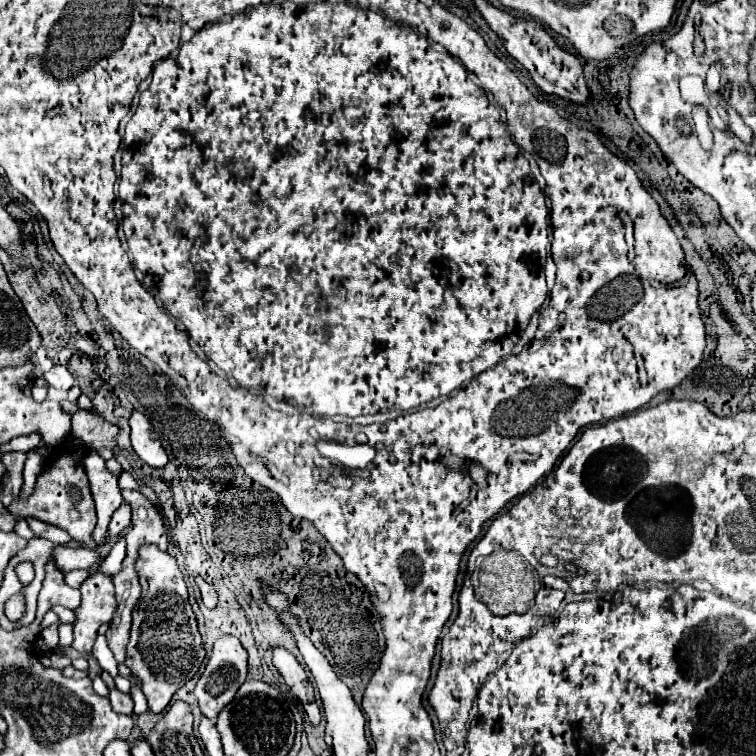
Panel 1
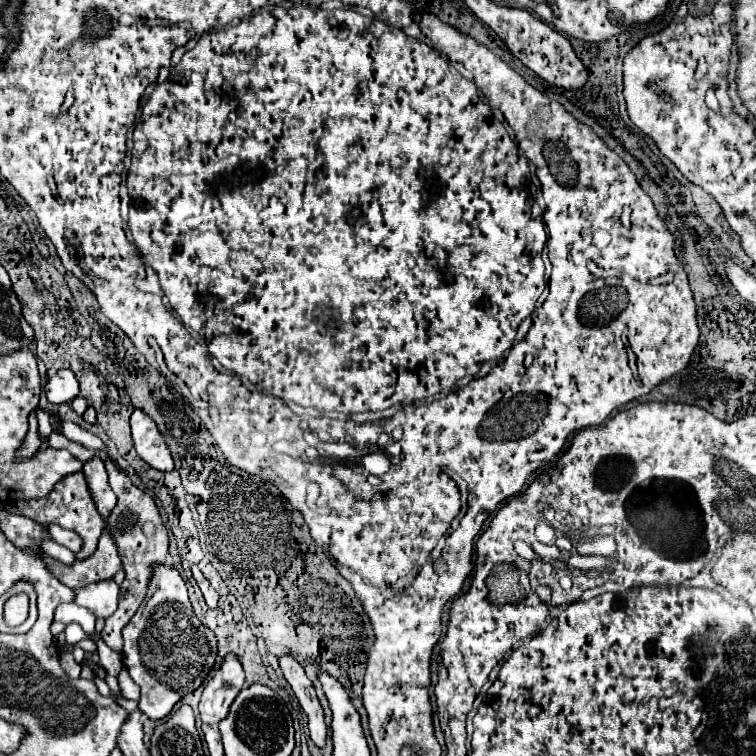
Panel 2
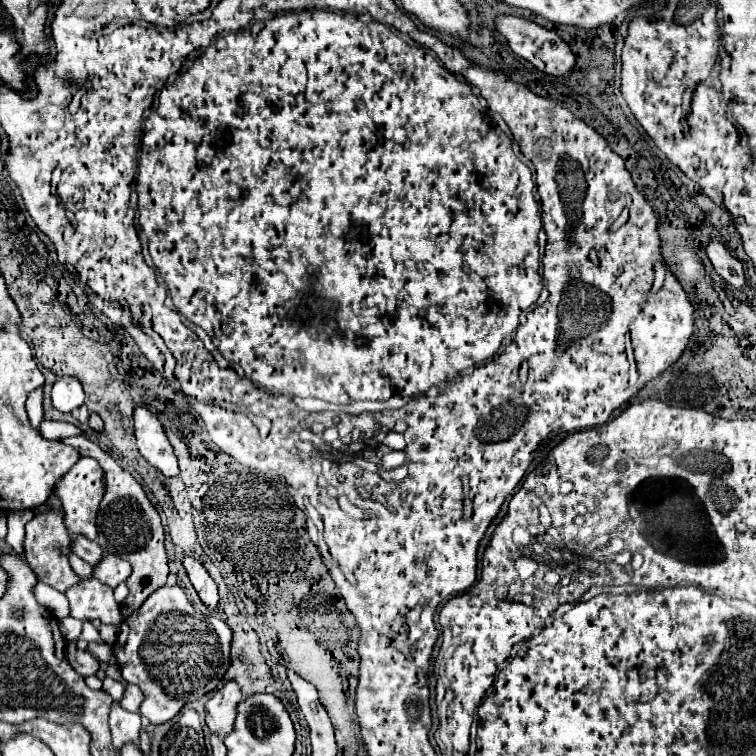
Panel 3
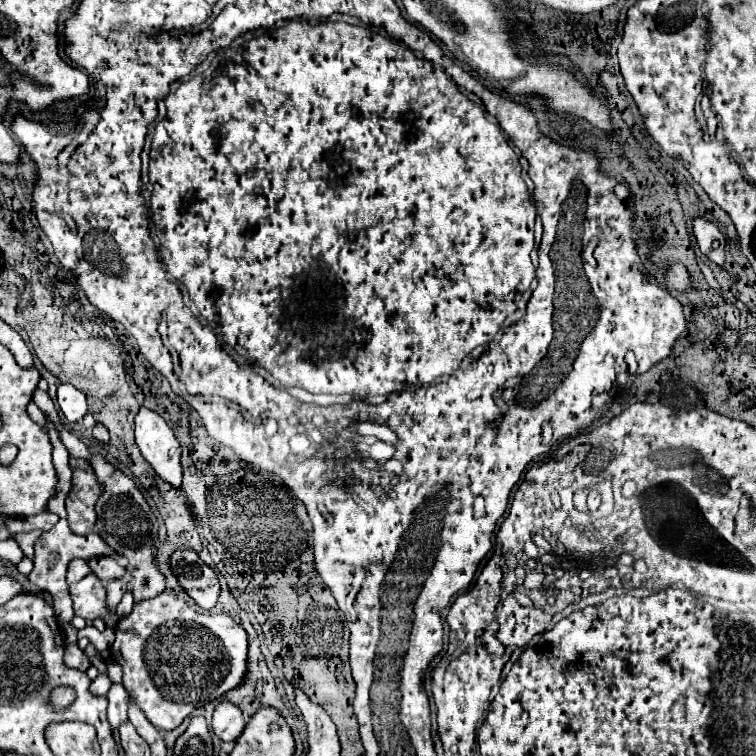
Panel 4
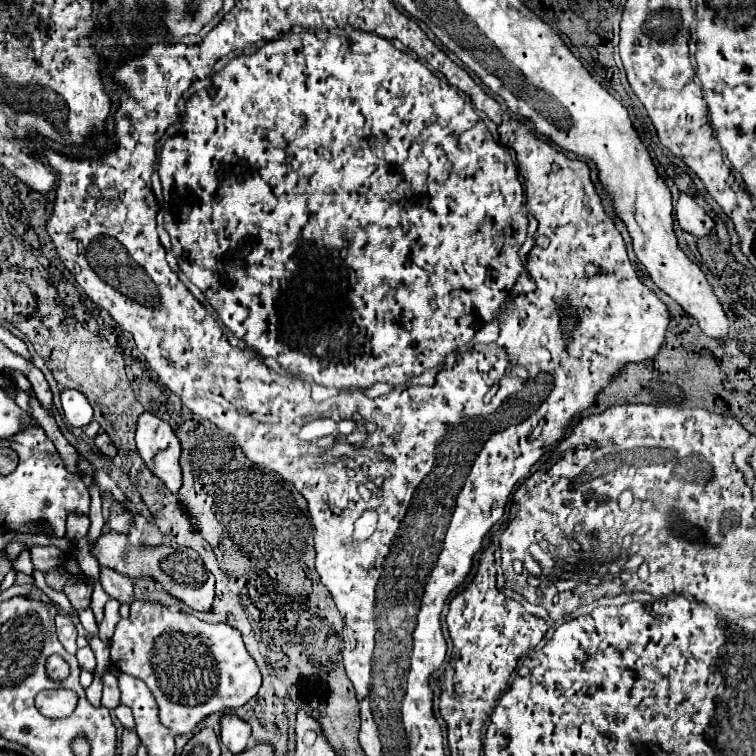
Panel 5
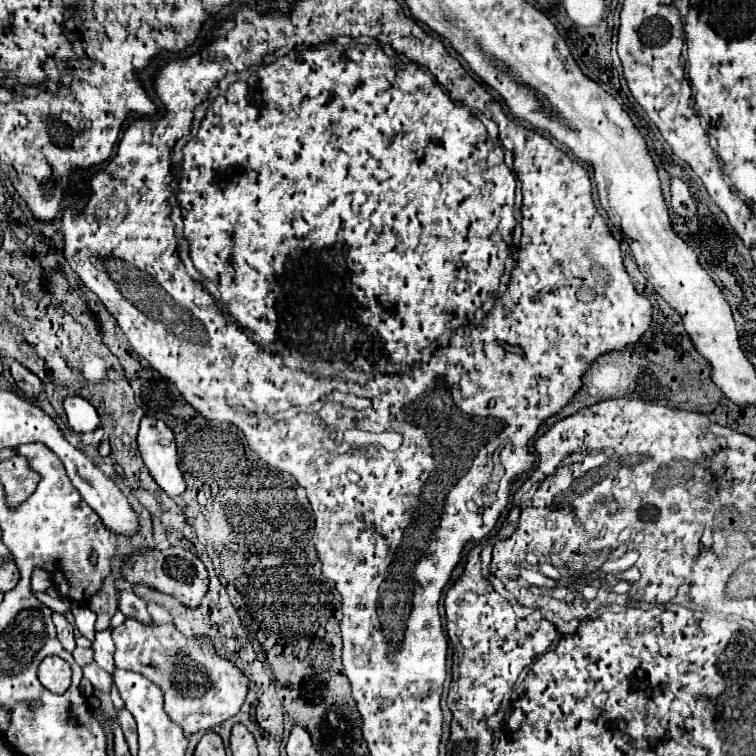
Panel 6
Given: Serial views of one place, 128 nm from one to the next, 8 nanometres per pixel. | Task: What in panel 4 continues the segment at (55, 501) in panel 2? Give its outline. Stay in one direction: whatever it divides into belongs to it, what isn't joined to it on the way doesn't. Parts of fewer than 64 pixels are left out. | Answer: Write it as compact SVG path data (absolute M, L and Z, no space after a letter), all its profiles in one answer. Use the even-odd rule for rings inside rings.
M70 458L72 490L66 498L68 524L74 534L88 534L96 522L96 496L100 496L100 482L94 476L92 466L82 458ZM74 559L68 564L68 574L66 574L66 580L68 584L74 584L74 582L80 582L84 576L90 574L90 568L88 568L88 562L83 559Z

